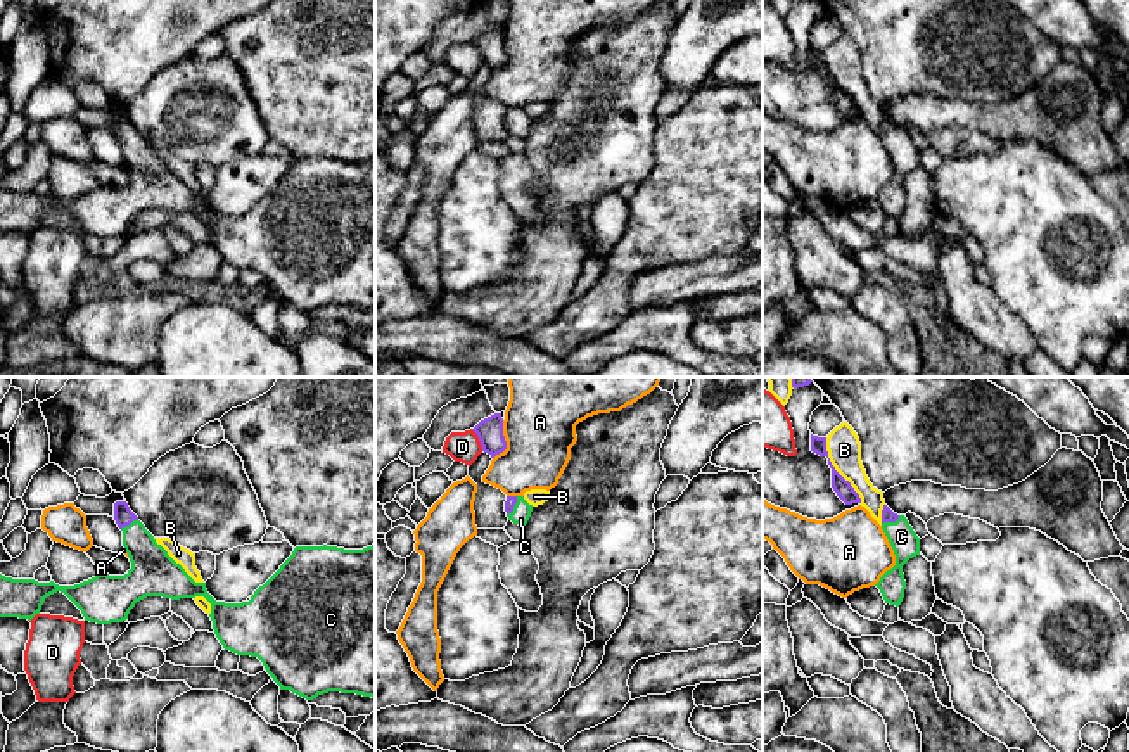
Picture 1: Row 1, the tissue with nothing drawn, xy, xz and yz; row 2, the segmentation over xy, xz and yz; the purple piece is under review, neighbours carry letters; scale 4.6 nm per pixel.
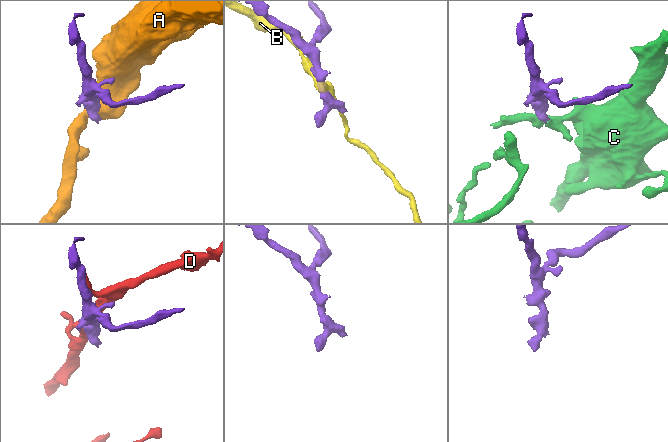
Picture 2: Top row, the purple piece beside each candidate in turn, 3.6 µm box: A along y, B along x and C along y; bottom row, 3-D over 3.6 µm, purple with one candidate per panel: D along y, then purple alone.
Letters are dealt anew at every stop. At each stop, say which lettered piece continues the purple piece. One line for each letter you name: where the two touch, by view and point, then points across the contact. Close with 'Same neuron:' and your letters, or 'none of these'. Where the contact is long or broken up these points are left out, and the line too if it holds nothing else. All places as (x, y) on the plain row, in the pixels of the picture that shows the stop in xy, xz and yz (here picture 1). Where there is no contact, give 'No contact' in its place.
C: Touches purple at yz (891, 133). Path across: yz (887, 128), (891, 133), (901, 149)
Same neuron: C

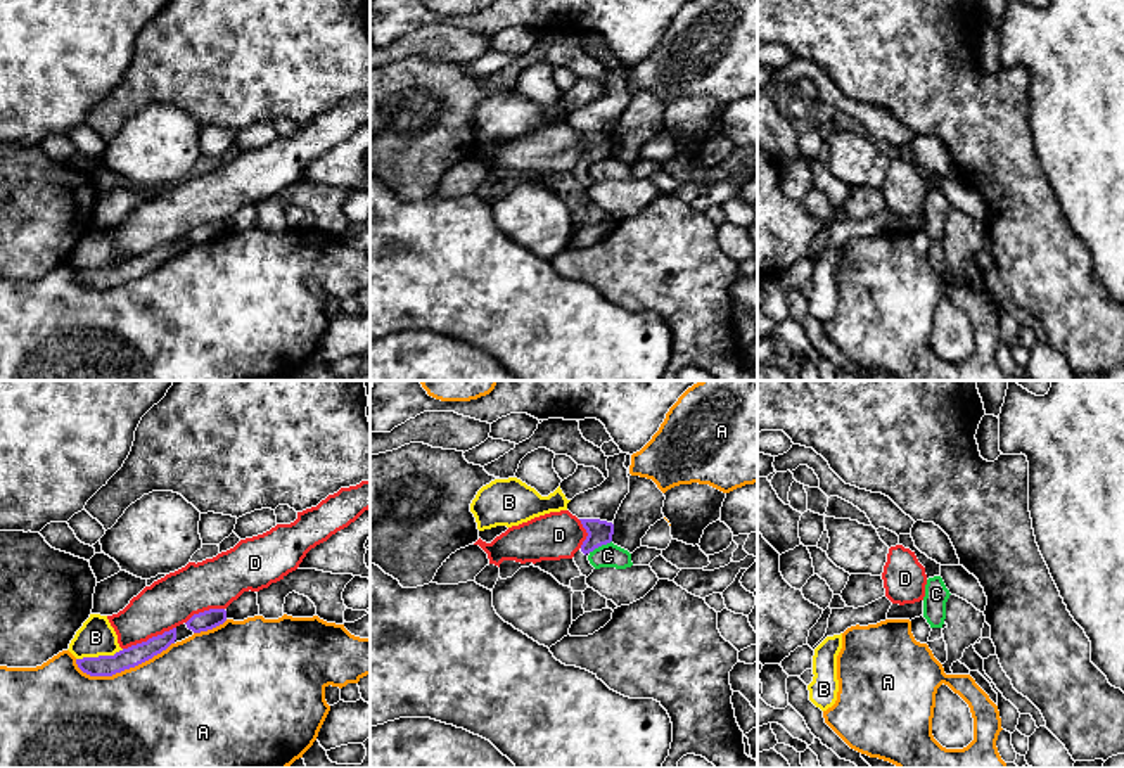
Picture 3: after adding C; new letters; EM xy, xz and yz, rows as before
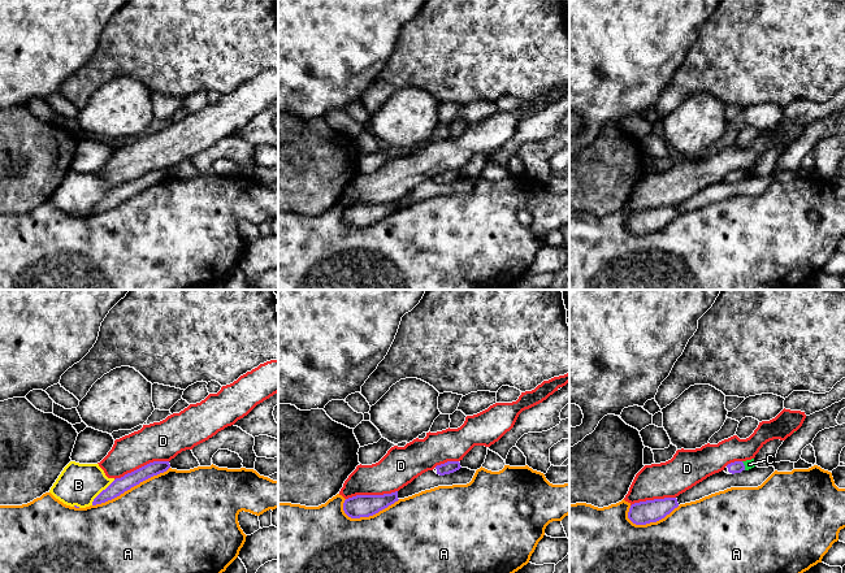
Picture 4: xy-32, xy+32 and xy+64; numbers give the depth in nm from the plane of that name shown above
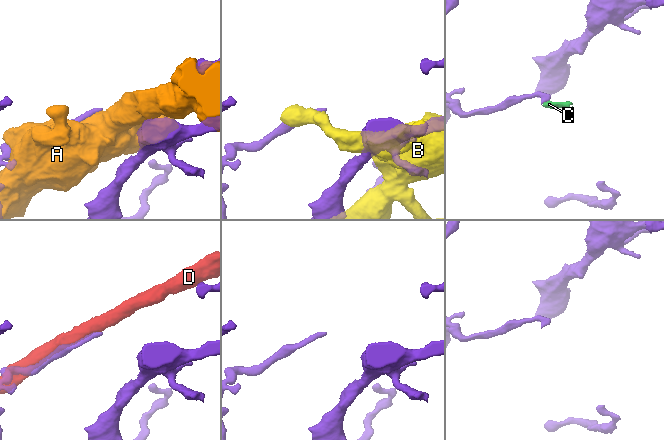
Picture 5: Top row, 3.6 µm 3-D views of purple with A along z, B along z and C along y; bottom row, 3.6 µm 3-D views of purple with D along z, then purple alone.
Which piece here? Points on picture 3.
Same neuron: none of these

